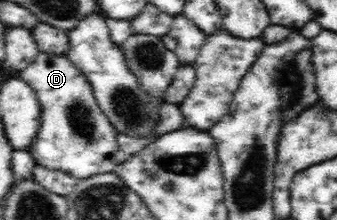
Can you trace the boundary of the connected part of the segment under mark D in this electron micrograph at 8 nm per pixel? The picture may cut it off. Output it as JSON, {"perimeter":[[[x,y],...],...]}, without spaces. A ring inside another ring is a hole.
{"perimeter":[[[39,51],[32,62],[18,72],[18,76],[22,76],[22,80],[34,89],[40,101],[38,140],[34,140],[32,152],[29,152],[35,165],[44,165],[78,179],[112,172],[116,168],[117,130],[99,107],[87,76],[75,67],[66,54]]]}

